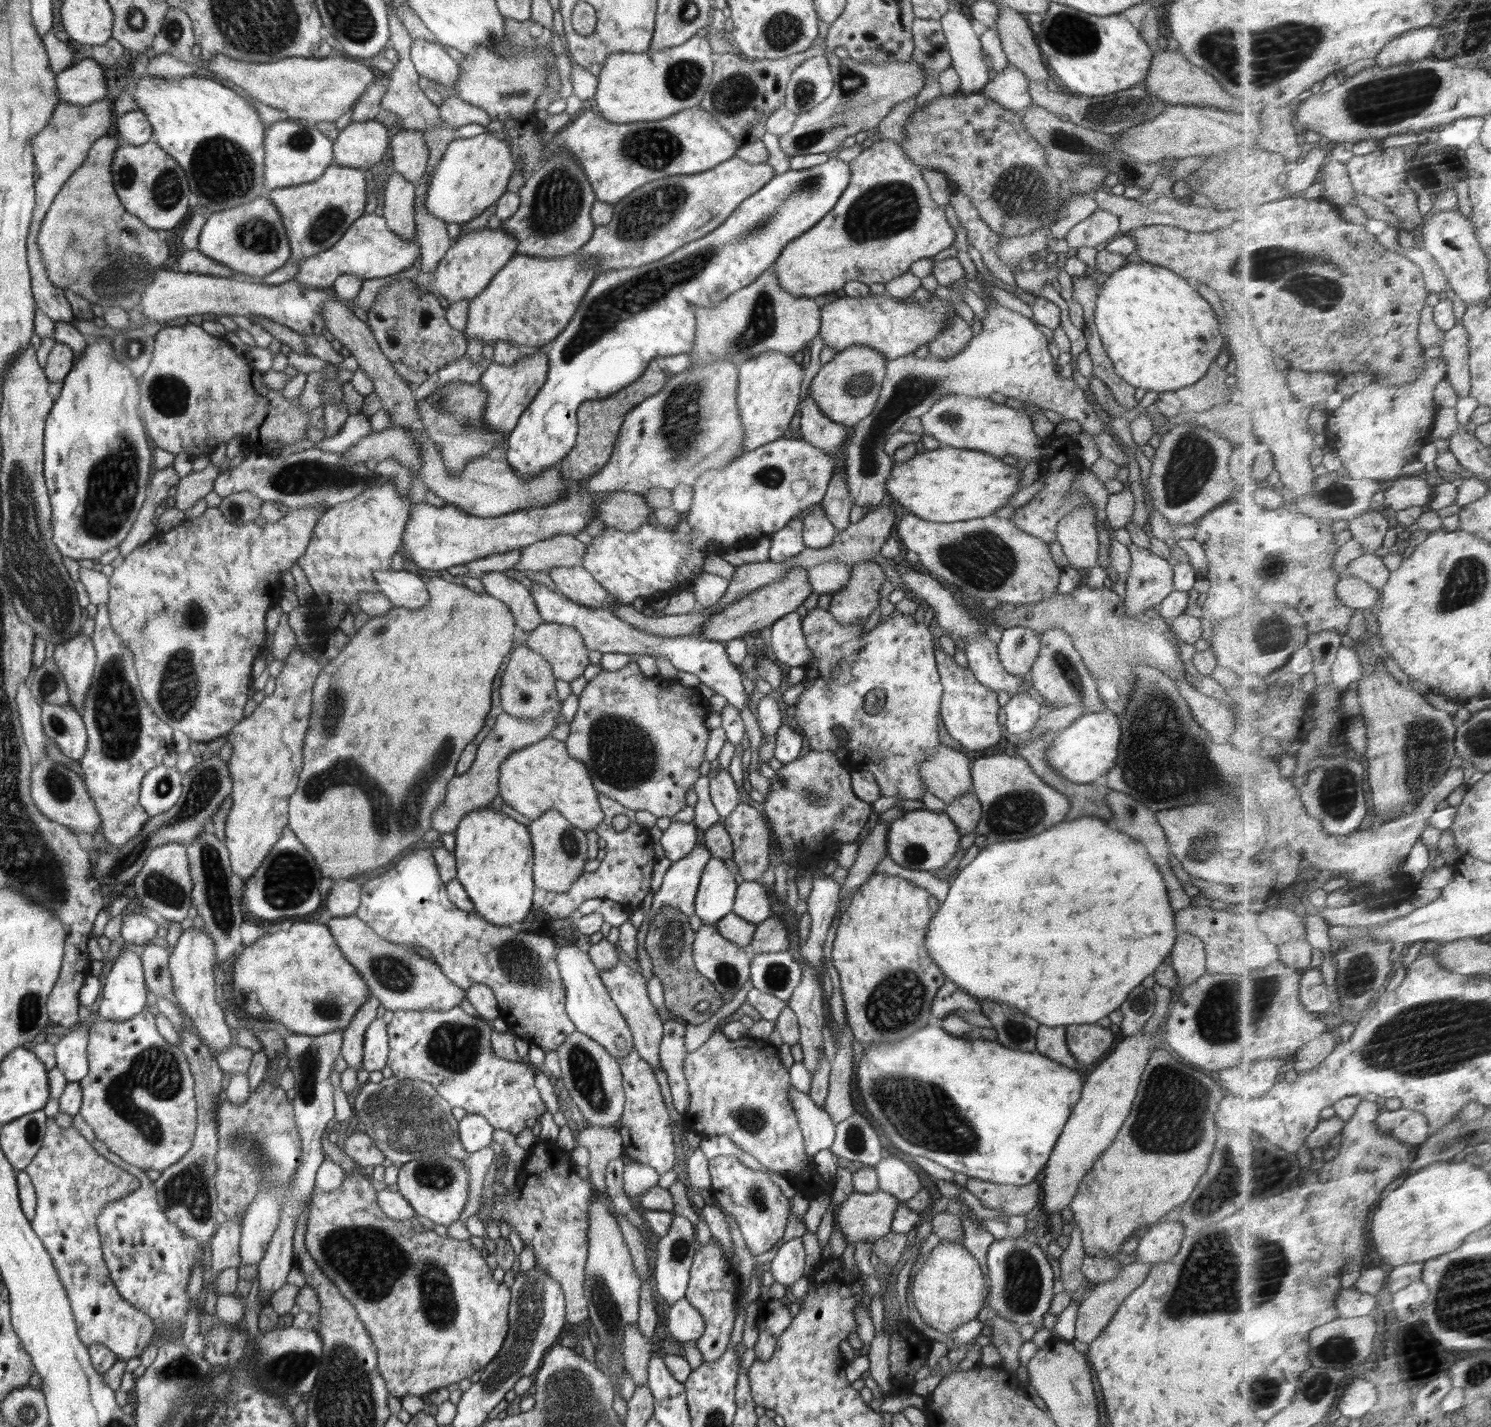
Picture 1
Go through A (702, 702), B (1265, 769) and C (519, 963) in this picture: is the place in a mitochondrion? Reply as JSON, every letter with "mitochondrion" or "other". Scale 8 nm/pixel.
{"A":"other","B":"other","C":"mitochondrion"}

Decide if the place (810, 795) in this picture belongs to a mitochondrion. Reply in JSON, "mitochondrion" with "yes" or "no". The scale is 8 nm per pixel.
{"mitochondrion":"yes"}

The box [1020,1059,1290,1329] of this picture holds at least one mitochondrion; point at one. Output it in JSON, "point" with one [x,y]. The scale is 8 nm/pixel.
{"point":[1265,1173]}

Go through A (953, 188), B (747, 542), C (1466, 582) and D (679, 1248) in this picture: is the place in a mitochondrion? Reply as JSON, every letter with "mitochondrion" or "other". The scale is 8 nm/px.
{"A":"other","B":"other","C":"mitochondrion","D":"mitochondrion"}

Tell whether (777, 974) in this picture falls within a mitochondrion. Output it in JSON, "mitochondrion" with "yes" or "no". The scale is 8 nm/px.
{"mitochondrion":"yes"}

